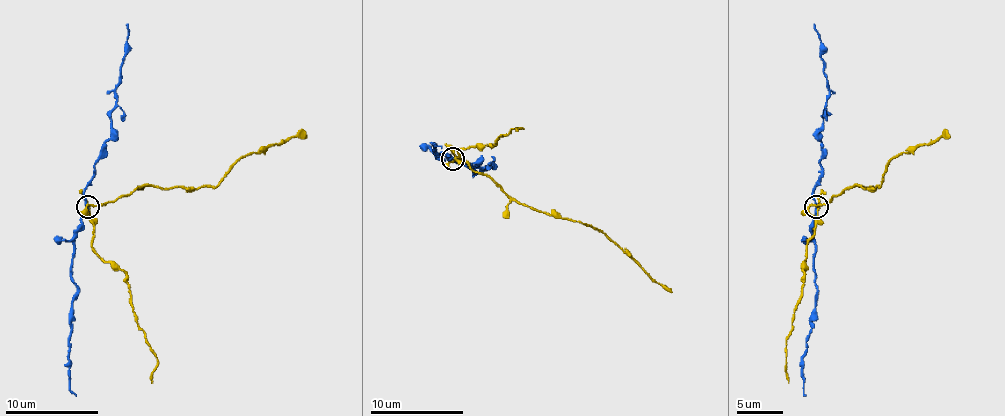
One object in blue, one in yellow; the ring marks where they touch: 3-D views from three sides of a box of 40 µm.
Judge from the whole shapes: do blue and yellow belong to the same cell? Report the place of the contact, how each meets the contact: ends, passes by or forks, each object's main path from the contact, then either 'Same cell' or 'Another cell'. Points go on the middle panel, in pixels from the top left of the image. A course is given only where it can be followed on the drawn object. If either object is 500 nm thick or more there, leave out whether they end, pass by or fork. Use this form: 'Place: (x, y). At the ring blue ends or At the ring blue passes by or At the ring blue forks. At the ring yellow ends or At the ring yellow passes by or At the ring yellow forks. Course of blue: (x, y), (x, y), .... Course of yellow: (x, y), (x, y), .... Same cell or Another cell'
Place: (453, 159). At the ring blue passes by. At the ring yellow passes by. Course of blue: (452, 159), (459, 164), (475, 161), (475, 166), (482, 171), (494, 161), (492, 157). Course of yellow: (452, 159), (489, 175), (512, 198), (608, 236), (672, 291). Another cell

